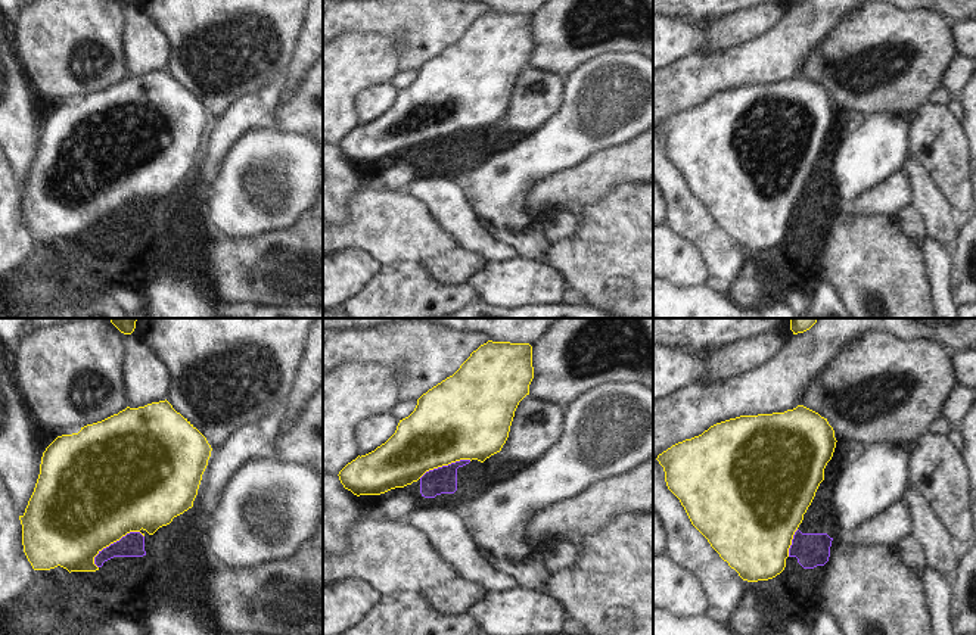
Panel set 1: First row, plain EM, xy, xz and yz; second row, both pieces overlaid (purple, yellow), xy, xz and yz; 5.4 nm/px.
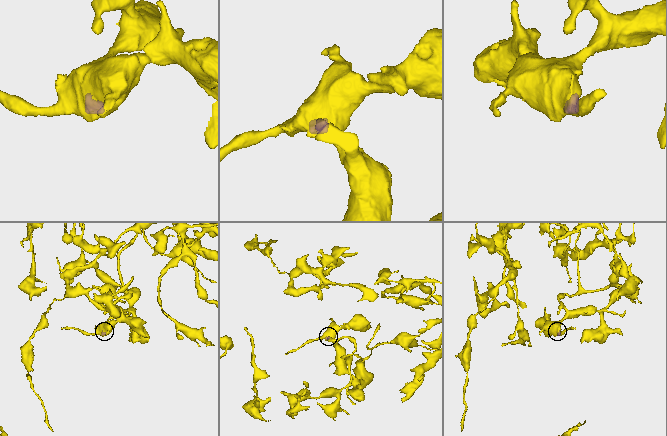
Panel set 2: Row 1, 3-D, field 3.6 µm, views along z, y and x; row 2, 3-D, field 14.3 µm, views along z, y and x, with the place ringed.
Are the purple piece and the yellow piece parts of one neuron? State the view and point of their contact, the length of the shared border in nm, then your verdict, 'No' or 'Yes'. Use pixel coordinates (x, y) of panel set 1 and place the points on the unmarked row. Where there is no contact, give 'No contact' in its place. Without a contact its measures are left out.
Touches purple at xy (117, 211). Shared border 320 nm. Yes

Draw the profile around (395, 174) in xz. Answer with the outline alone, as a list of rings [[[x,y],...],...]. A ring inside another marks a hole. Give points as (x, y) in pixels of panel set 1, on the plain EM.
[[[395,158],[374,168],[372,183],[389,192],[401,192],[419,174],[419,165],[408,158]]]

